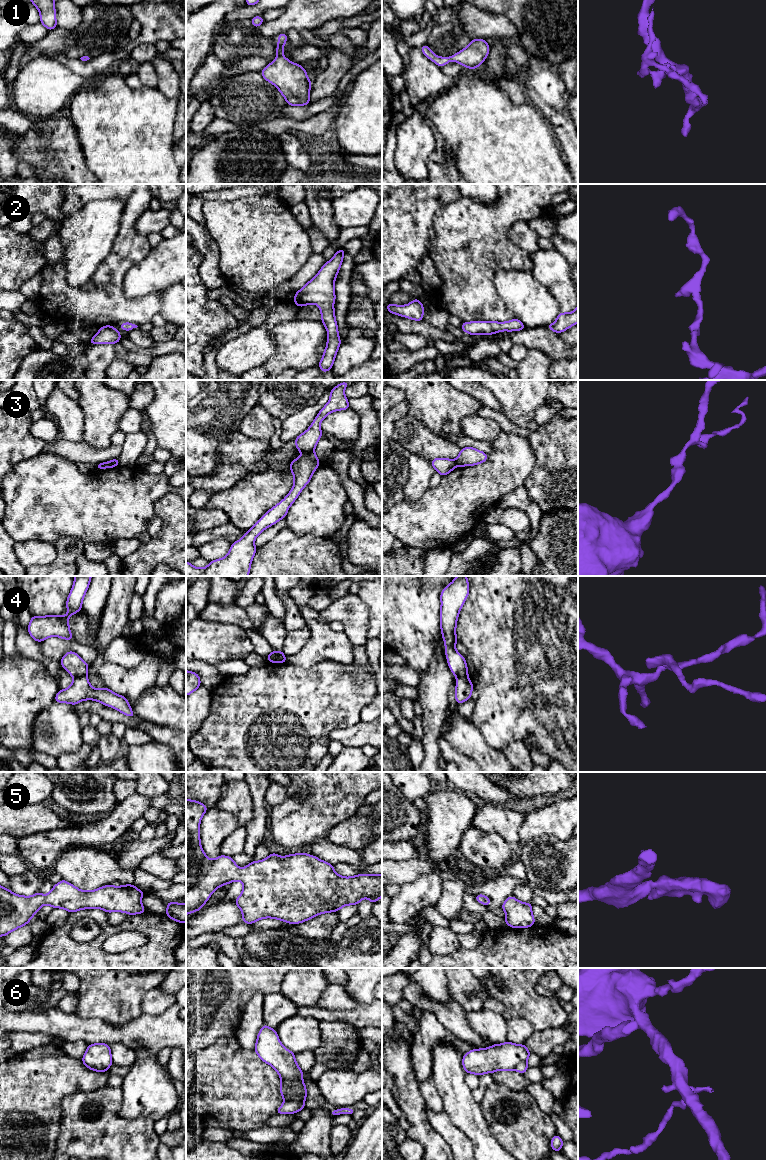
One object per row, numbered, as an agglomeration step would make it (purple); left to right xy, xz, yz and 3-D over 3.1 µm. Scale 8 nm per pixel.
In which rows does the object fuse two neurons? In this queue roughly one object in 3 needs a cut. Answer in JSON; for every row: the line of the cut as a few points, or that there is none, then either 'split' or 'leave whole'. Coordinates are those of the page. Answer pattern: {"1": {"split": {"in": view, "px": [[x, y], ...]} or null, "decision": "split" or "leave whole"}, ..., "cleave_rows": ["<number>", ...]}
{"1": {"split": null, "decision": "leave whole"}, "2": {"split": null, "decision": "leave whole"}, "3": {"split": {"in": "xz", "px": [[313, 451], [304, 454]]}, "decision": "split"}, "4": {"split": {"in": "xy", "px": [[86, 675], [74, 678]]}, "decision": "split"}, "5": {"split": null, "decision": "leave whole"}, "6": {"split": {"in": "xz", "px": [[285, 1100], [303, 1104]]}, "decision": "split"}, "cleave_rows": ["3", "4", "6"]}

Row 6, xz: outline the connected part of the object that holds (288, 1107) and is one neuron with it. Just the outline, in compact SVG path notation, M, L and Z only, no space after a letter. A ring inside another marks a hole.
M285 1101L276 1111L276 1114L294 1114L306 1108L304 1104L293 1101Z

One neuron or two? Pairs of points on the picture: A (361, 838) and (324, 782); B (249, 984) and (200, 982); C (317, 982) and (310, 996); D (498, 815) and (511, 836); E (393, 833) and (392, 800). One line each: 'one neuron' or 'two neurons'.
A: two neurons
B: one neuron
C: one neuron
D: one neuron
E: one neuron

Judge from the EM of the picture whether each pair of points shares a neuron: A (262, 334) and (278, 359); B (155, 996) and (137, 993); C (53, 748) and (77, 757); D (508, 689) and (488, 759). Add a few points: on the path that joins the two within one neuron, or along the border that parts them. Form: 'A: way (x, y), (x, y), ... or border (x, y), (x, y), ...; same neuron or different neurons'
A: border (270, 330), (270, 339), (274, 352), (261, 365); different neurons
B: border (147, 990), (142, 1001), (142, 1013); different neurons
C: border (83, 742), (76, 751), (63, 753), (57, 758); different neurons
D: border (477, 728), (490, 746), (502, 751); different neurons

